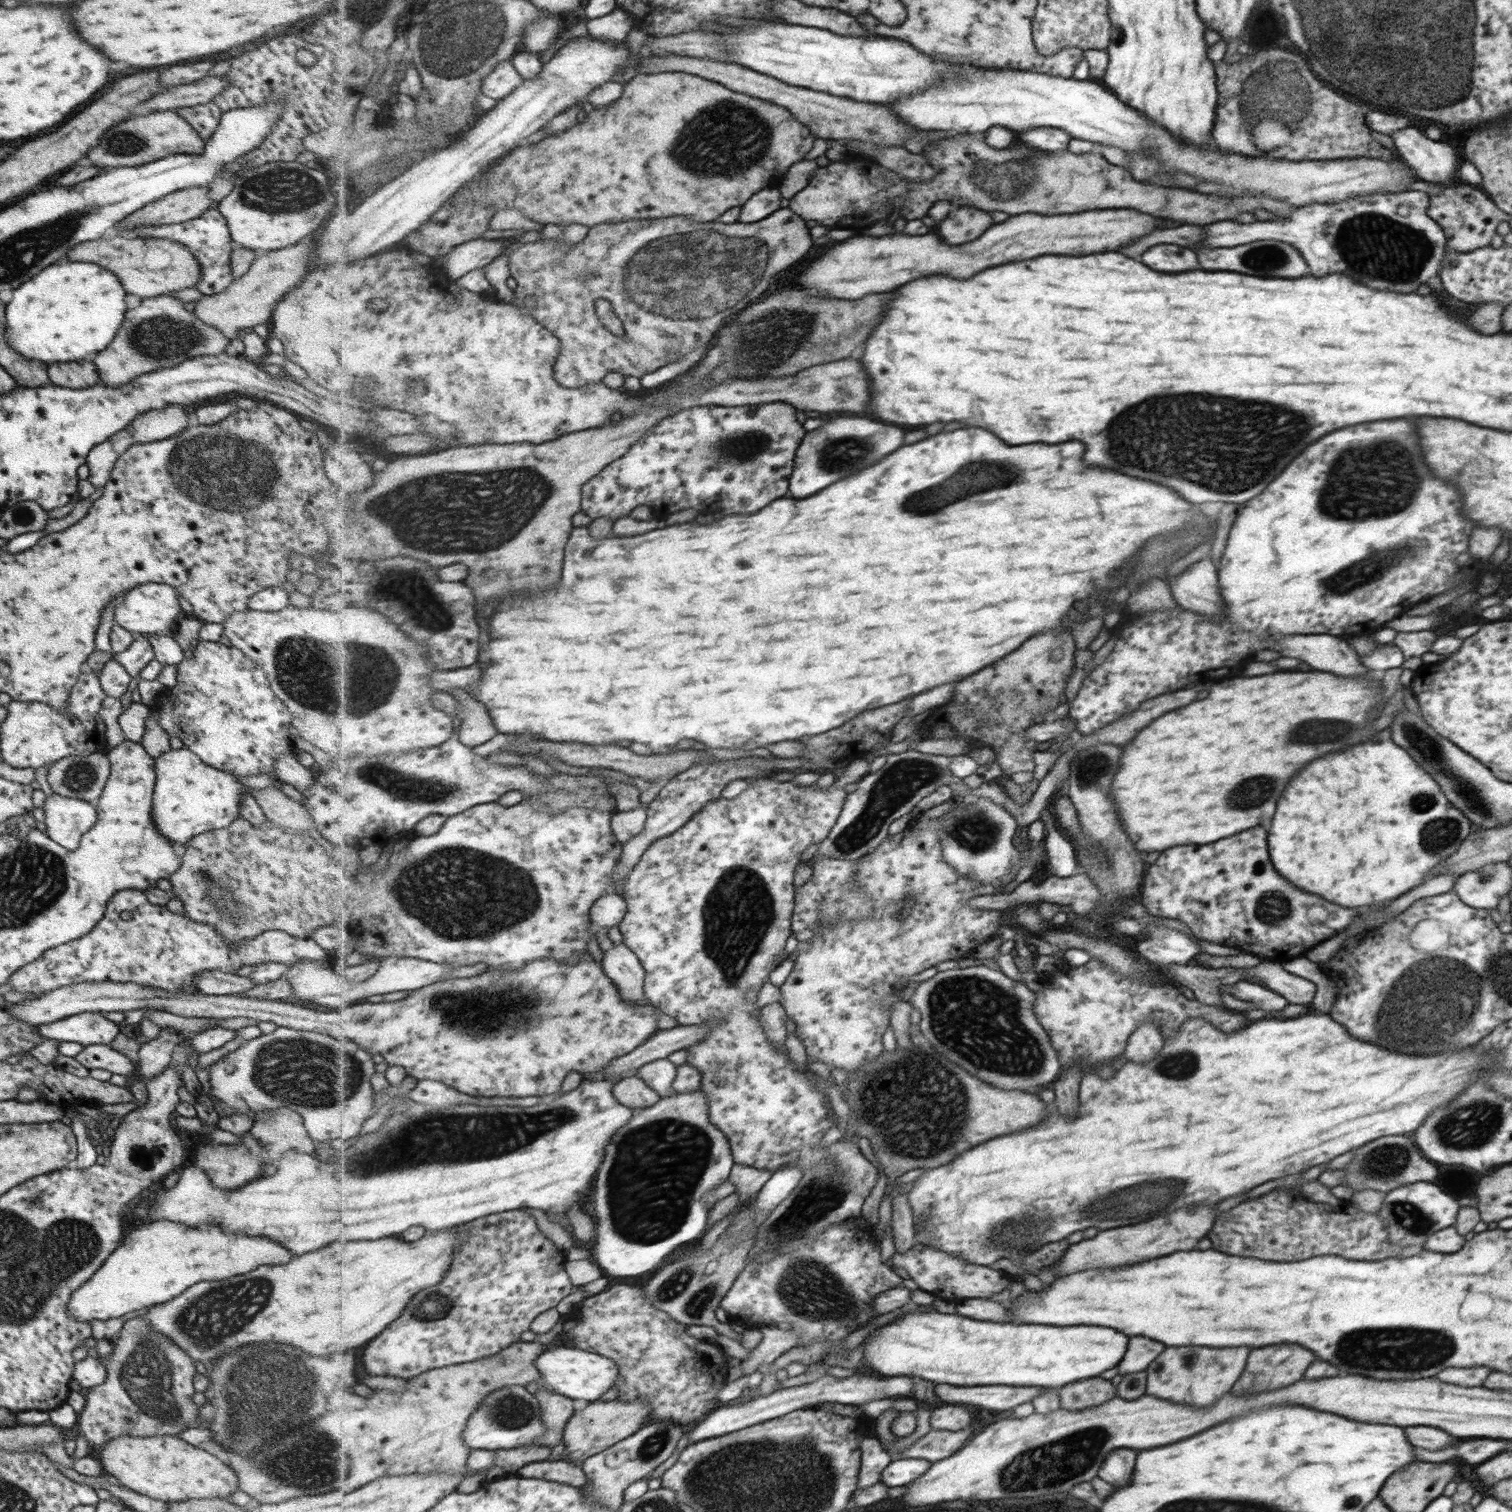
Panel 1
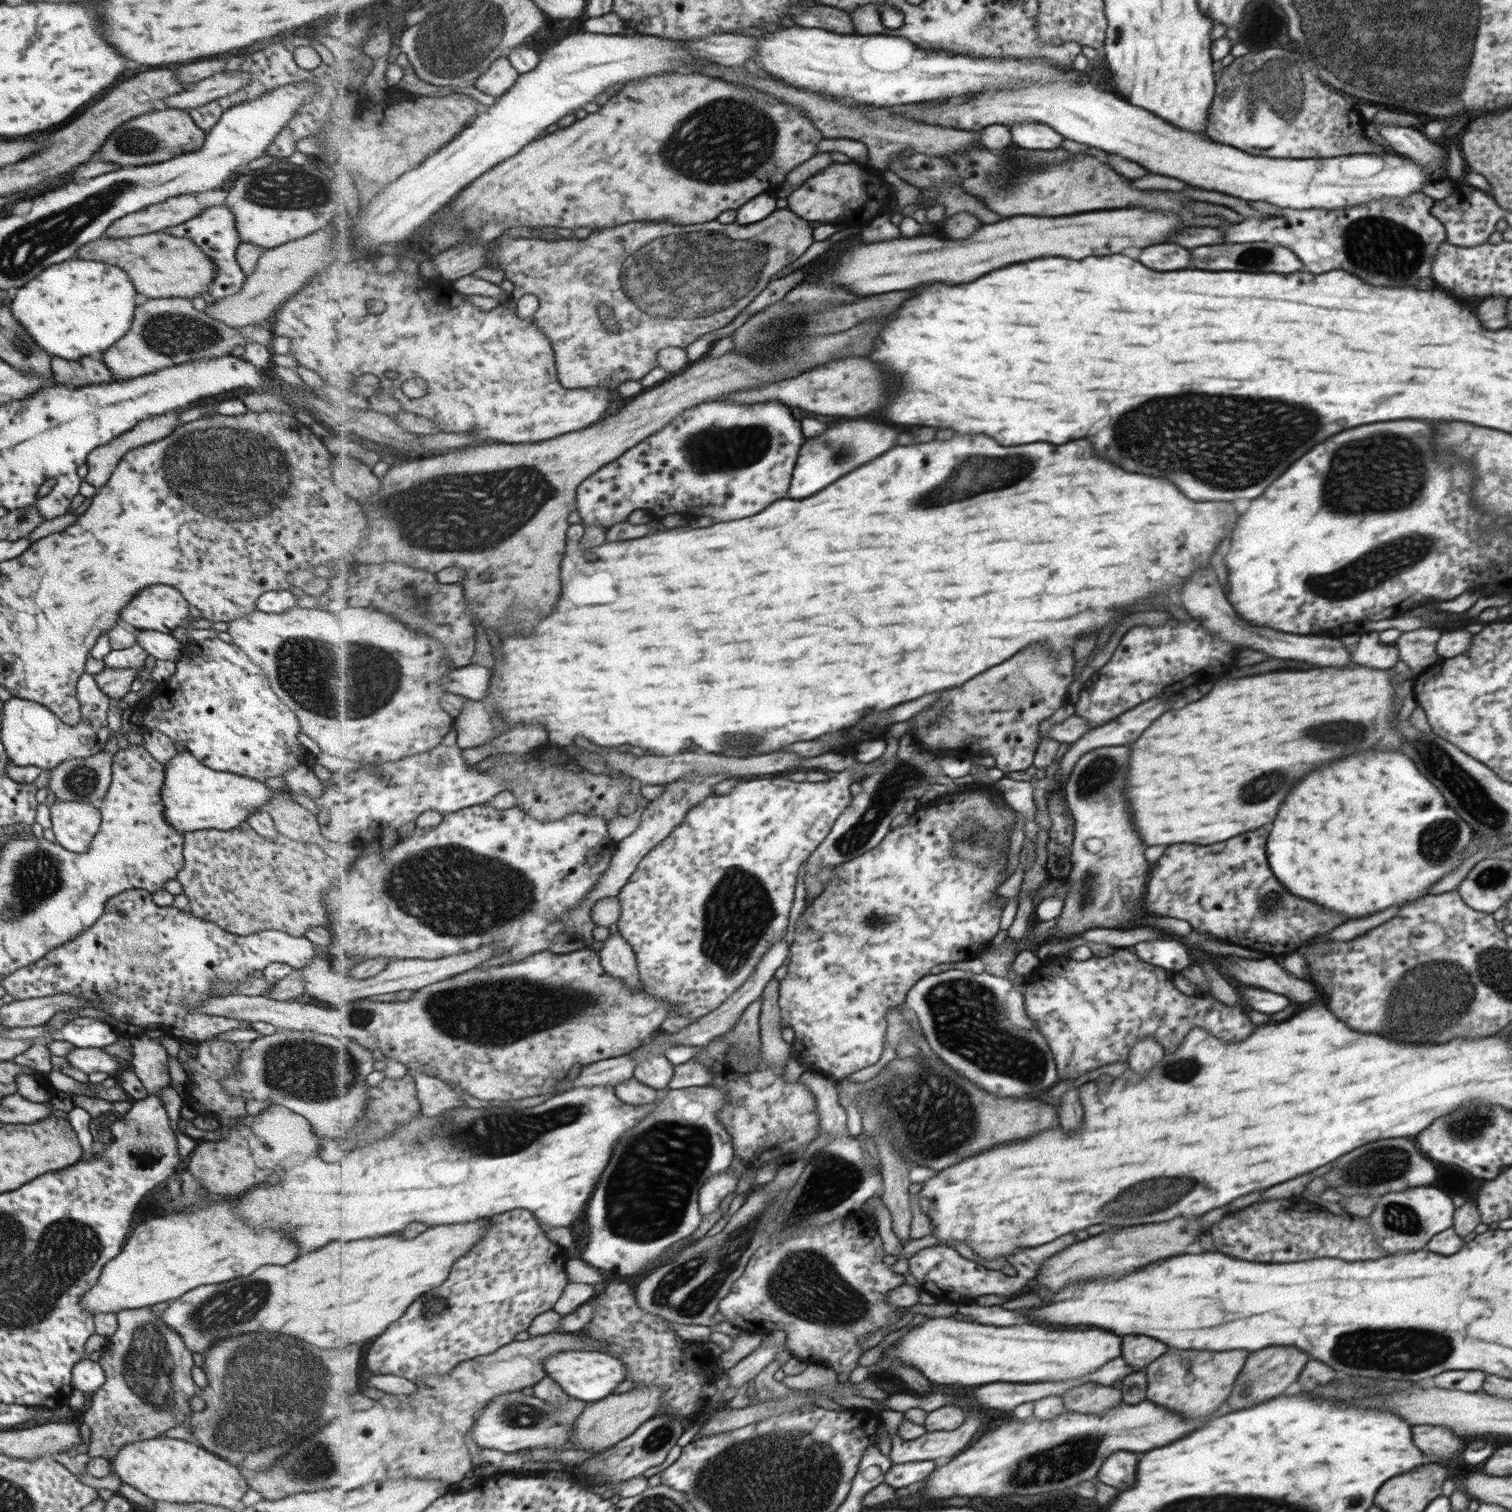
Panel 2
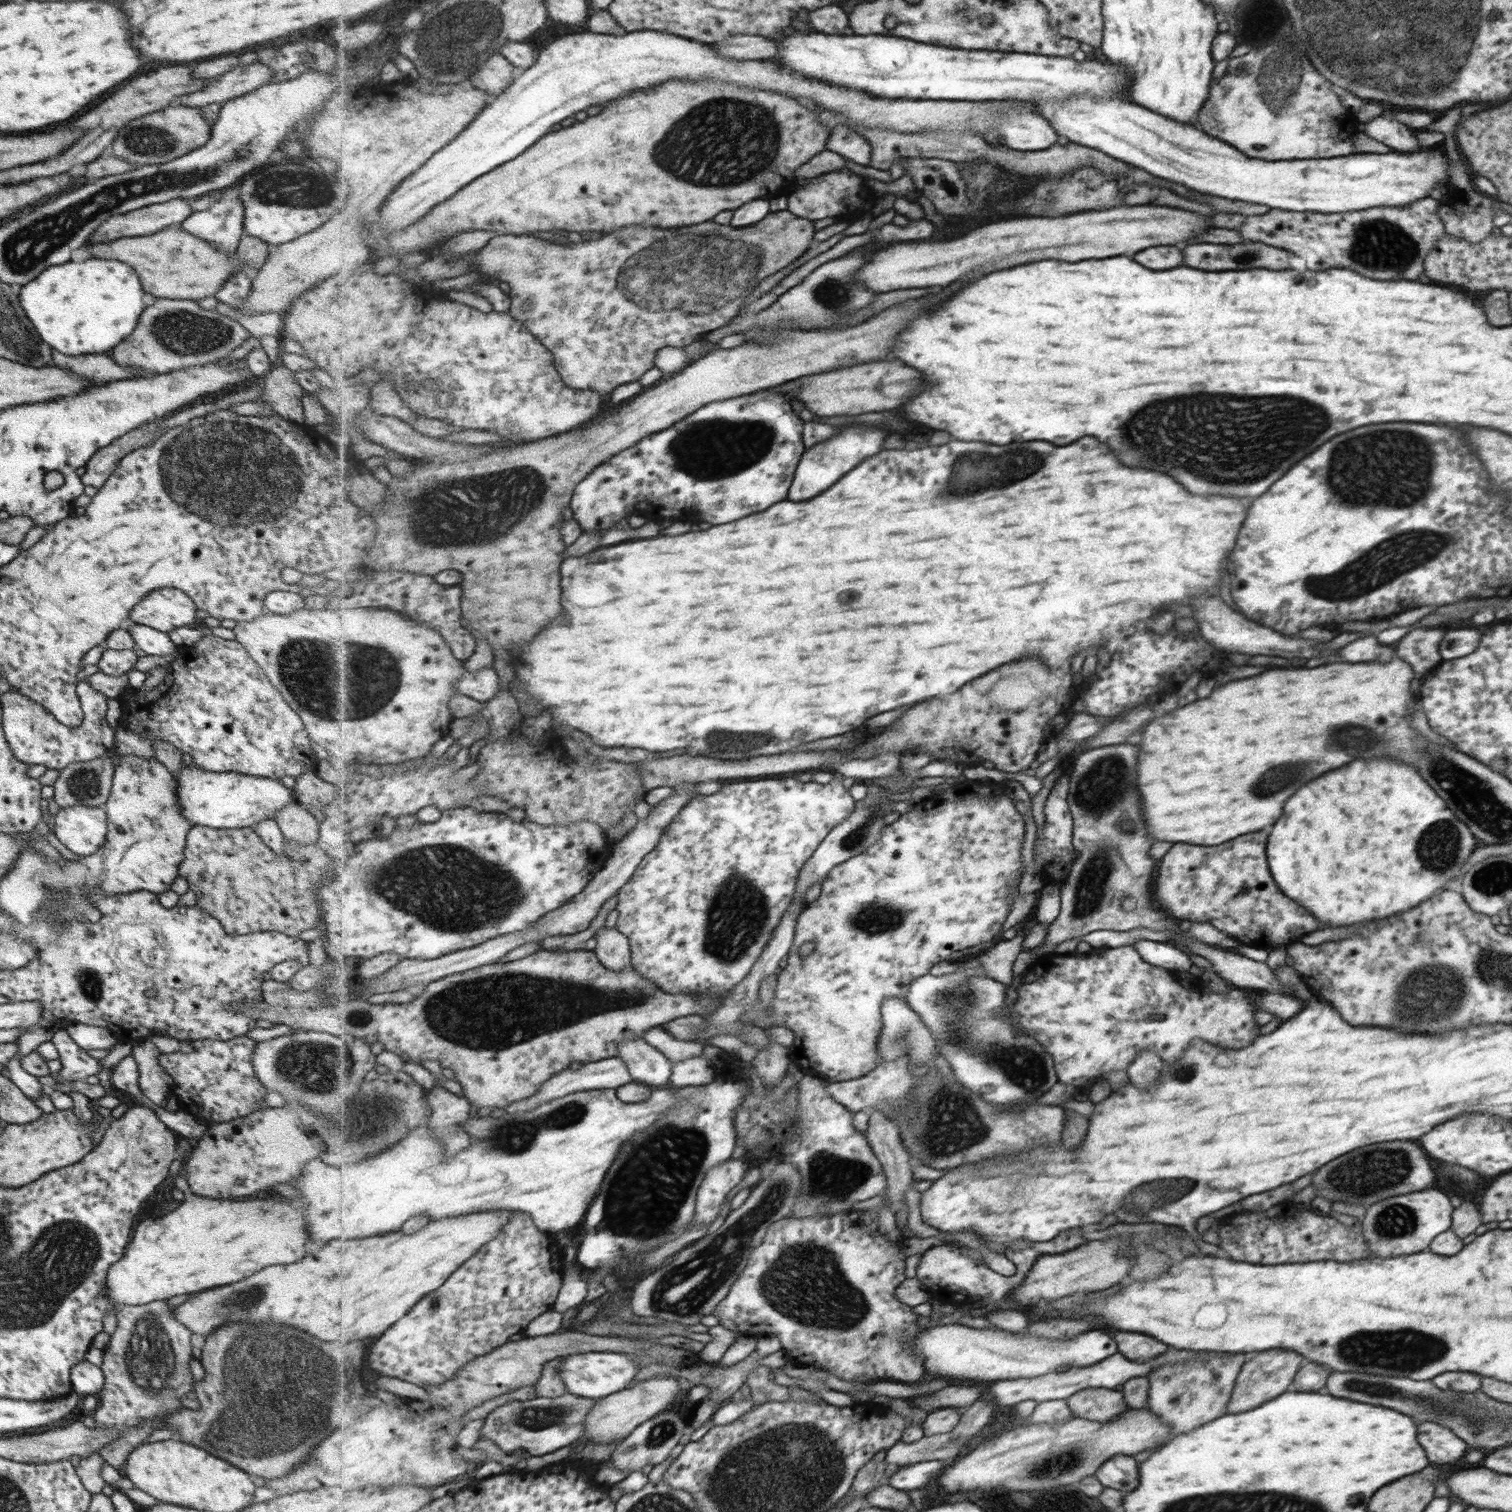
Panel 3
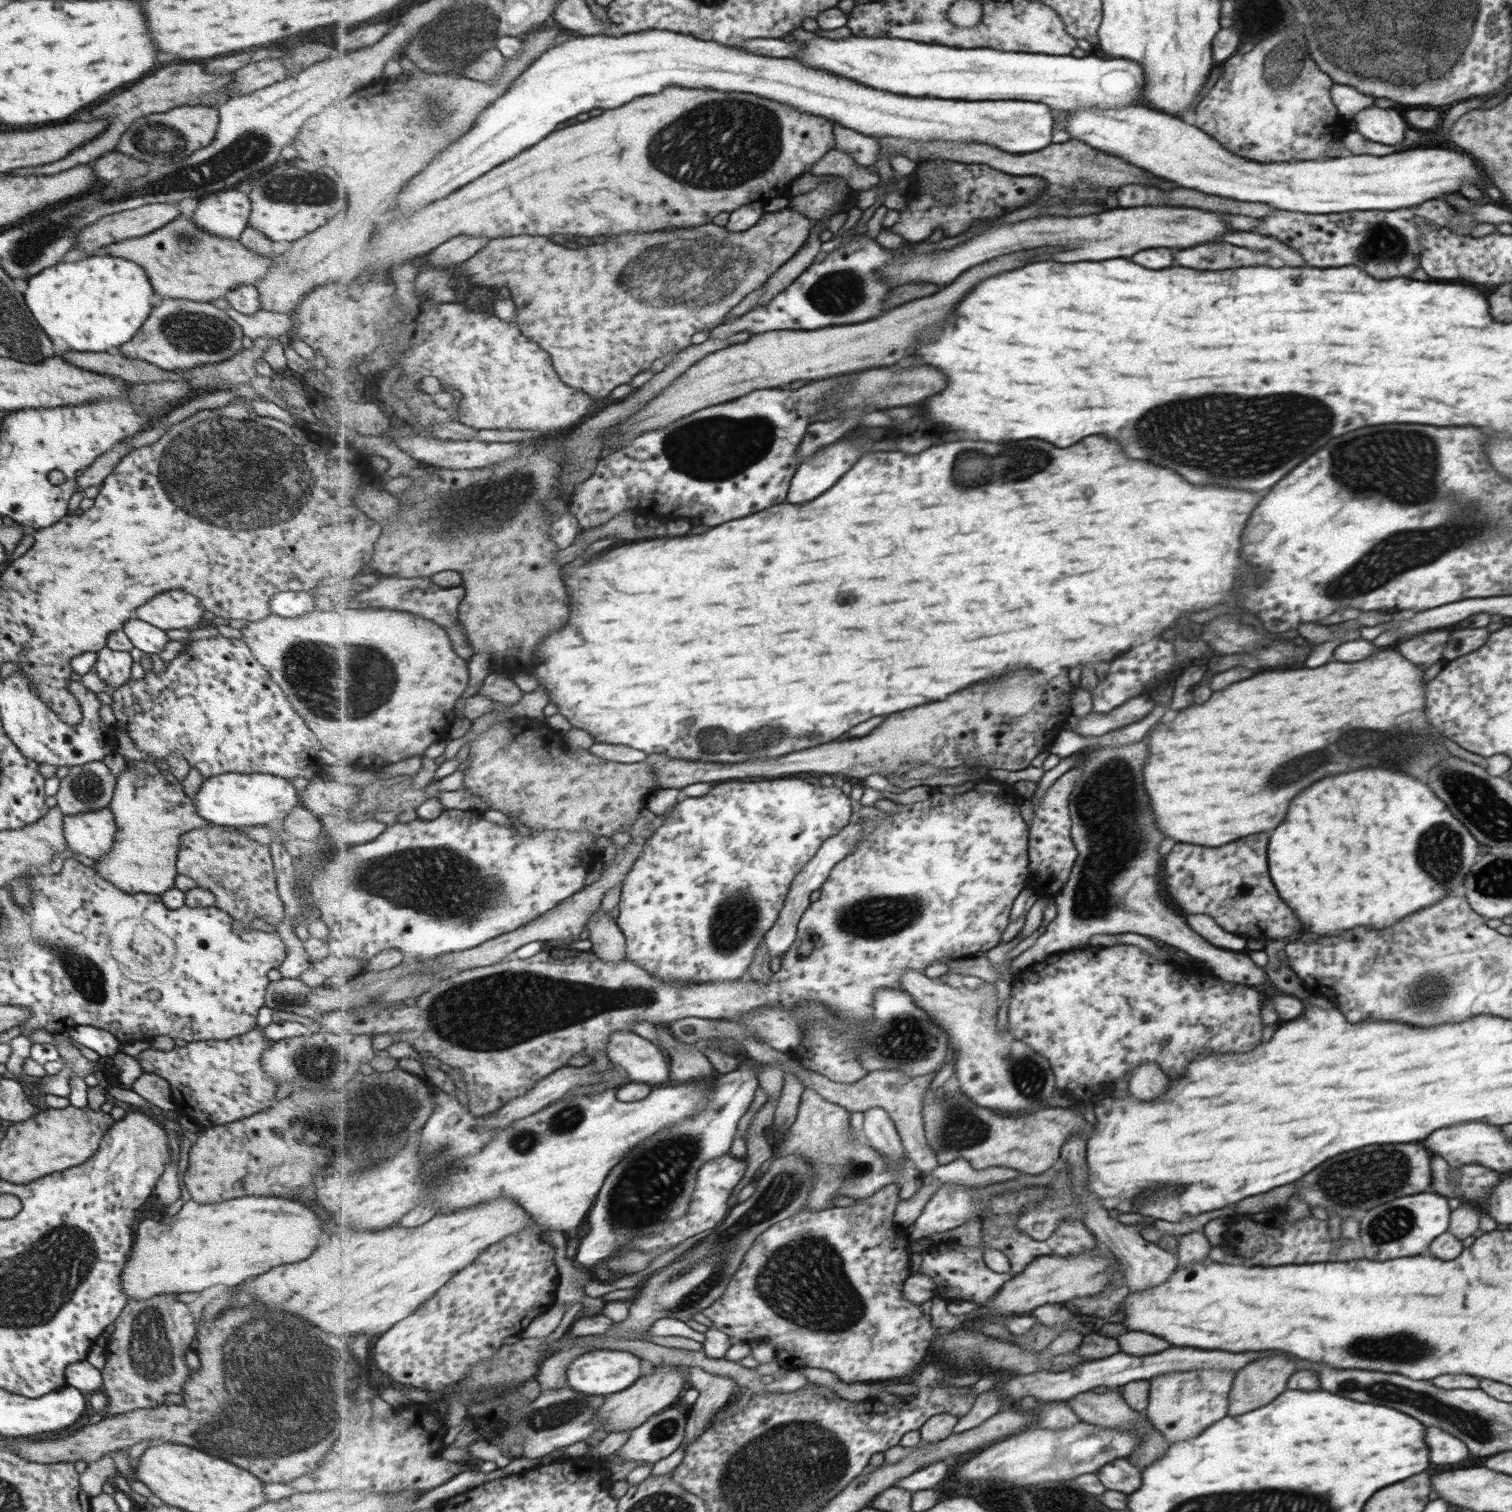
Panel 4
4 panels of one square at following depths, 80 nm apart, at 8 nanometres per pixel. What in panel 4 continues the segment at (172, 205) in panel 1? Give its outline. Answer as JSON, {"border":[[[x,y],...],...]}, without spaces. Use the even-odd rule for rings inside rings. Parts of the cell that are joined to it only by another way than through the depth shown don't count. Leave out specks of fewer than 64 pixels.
{"border":[[[178,202],[172,203],[160,203],[160,204],[147,204],[132,210],[125,210],[118,212],[118,214],[112,214],[112,216],[104,216],[102,220],[96,220],[94,224],[86,226],[82,230],[82,234],[78,234],[76,242],[74,242],[74,248],[76,250],[82,250],[86,254],[94,254],[96,250],[100,250],[102,246],[108,246],[108,244],[114,244],[118,240],[126,240],[128,238],[136,238],[136,236],[144,236],[154,232],[159,228],[162,228],[168,222],[173,221],[180,211],[176,209]]]}

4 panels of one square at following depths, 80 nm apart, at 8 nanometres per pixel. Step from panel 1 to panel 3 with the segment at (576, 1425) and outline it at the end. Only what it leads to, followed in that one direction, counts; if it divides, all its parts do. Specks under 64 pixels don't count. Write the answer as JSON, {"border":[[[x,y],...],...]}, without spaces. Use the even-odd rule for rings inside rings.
{"border":[[[653,1377],[645,1381],[640,1381],[634,1388],[626,1391],[618,1392],[617,1394],[608,1396],[606,1399],[598,1401],[595,1409],[589,1414],[589,1419],[586,1423],[585,1436],[590,1439],[590,1443],[613,1443],[620,1439],[627,1439],[639,1426],[648,1422],[651,1418],[657,1417],[670,1409],[670,1404],[676,1401],[678,1393],[680,1393],[680,1380],[676,1377]]]}

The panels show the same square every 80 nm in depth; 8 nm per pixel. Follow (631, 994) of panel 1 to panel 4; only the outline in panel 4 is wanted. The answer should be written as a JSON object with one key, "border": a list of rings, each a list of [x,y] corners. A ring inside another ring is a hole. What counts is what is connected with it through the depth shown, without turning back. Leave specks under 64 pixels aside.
{"border":[[[604,908],[590,921],[587,930],[593,943],[592,950],[597,952],[598,956],[615,963],[629,958],[627,936],[618,920],[614,920],[612,914],[604,912]]]}

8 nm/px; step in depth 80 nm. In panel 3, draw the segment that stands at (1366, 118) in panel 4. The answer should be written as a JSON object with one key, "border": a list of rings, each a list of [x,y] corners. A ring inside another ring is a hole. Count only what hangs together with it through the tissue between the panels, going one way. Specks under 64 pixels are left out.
{"border":[[[1384,113],[1382,115],[1372,118],[1372,120],[1365,123],[1366,132],[1370,138],[1398,150],[1398,152],[1418,152],[1422,146],[1414,134],[1398,120],[1394,120],[1393,116]]]}

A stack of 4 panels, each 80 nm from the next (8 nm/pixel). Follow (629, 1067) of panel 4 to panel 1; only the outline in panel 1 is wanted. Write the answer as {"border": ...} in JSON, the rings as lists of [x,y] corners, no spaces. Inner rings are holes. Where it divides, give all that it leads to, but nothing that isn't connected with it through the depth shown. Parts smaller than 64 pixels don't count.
{"border":[[[663,1058],[645,1064],[639,1069],[639,1077],[643,1078],[662,1098],[675,1094],[674,1083],[678,1078],[679,1065],[672,1058]]]}

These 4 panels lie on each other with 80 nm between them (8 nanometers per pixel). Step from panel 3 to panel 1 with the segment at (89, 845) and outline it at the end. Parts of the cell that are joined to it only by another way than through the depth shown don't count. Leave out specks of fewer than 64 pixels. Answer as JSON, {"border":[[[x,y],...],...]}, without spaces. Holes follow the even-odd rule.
{"border":[[[56,793],[47,797],[42,808],[50,840],[70,851],[78,849],[82,835],[86,834],[97,821],[94,803]]]}

